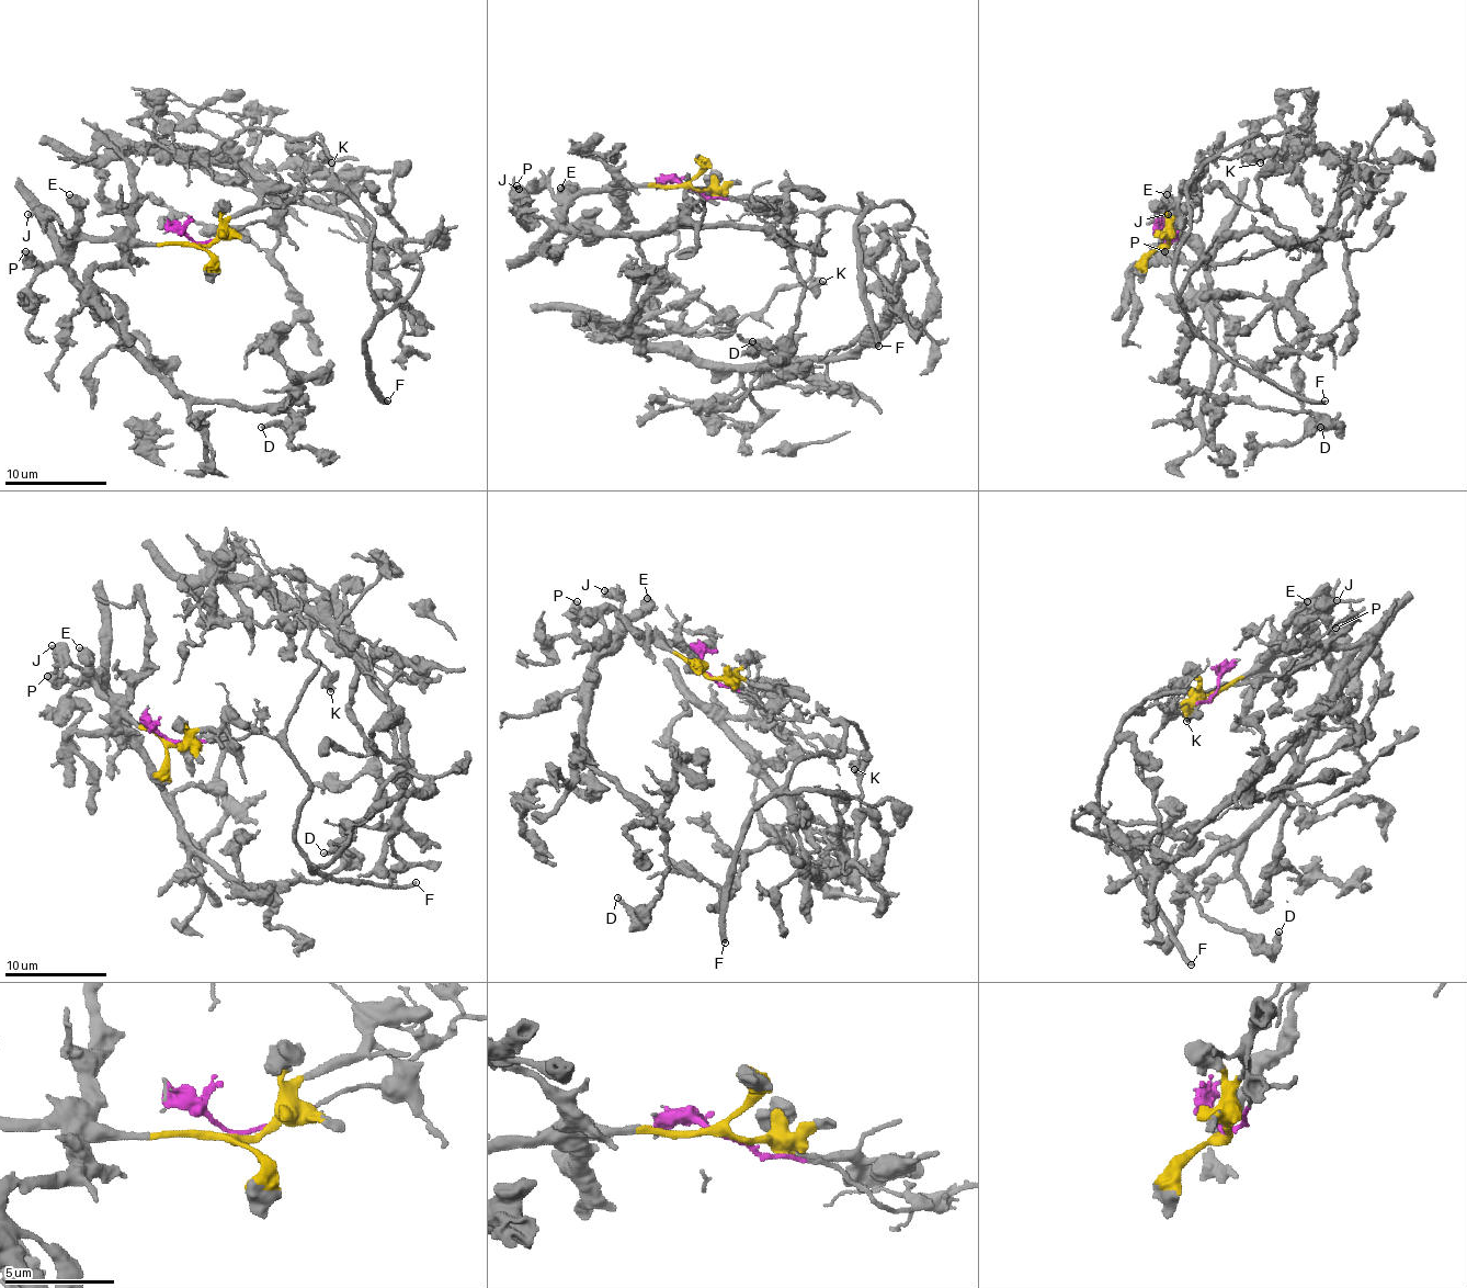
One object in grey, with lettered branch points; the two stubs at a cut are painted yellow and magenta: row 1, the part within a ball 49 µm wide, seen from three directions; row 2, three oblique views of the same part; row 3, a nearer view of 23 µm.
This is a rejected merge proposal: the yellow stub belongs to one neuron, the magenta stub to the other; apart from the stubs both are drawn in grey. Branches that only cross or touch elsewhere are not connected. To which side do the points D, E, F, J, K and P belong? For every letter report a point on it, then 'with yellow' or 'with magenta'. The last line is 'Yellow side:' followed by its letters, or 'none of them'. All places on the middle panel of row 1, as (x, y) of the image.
D: place (752, 341); with yellow
E: place (560, 188); with yellow
F: place (878, 346); with magenta
J: place (519, 189); with yellow
K: place (822, 281); with magenta
P: place (516, 185); with yellow
Yellow side: D, E, J, P

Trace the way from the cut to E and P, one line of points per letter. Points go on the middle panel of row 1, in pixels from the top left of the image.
E: (692, 188), (582, 188), (569, 195), (559, 188)
P: (692, 188), (582, 190), (549, 221), (531, 213), (526, 195), (515, 184)

